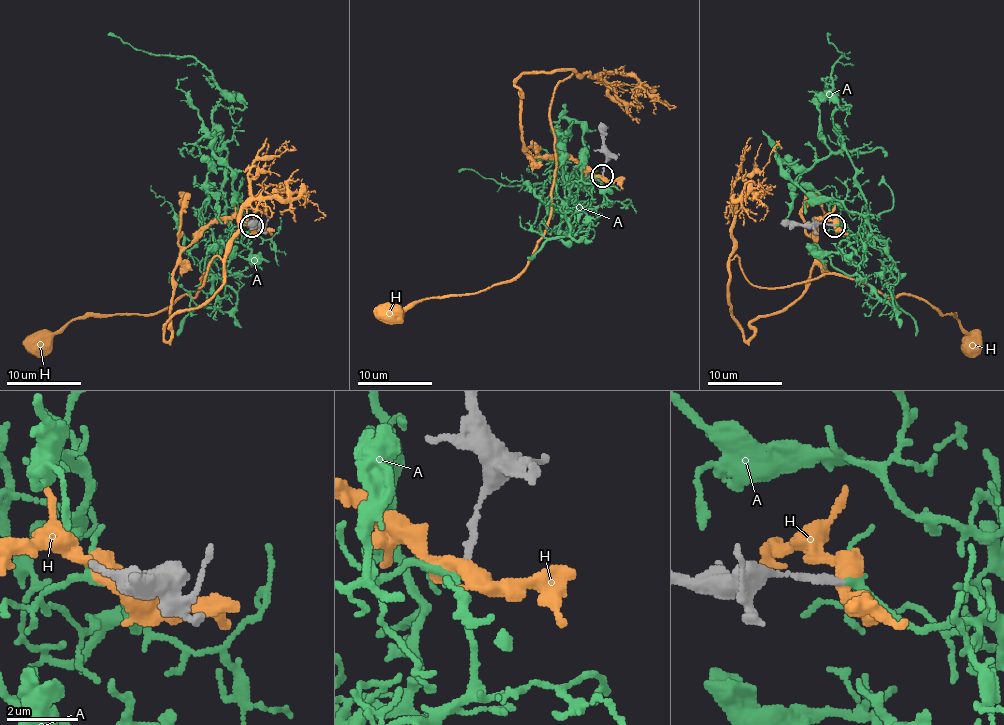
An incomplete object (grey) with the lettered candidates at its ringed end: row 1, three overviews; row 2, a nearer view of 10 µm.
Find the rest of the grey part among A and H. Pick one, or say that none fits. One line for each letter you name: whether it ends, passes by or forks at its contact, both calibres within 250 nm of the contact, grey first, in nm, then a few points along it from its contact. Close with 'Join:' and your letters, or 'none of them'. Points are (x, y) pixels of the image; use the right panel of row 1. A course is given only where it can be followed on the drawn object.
A: it passes by | 180/170 nm | via (835, 224), (871, 237), (833, 114), (850, 106), (833, 89), (845, 54), (830, 33)
Join: A

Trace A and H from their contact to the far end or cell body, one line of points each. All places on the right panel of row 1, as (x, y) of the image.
A: (835, 224), (871, 237), (833, 114), (850, 106), (833, 89), (845, 54), (830, 33)
H: (833, 224), (815, 222), (809, 286), (744, 338), (736, 256), (762, 287), (843, 274), (914, 295), (975, 351)

